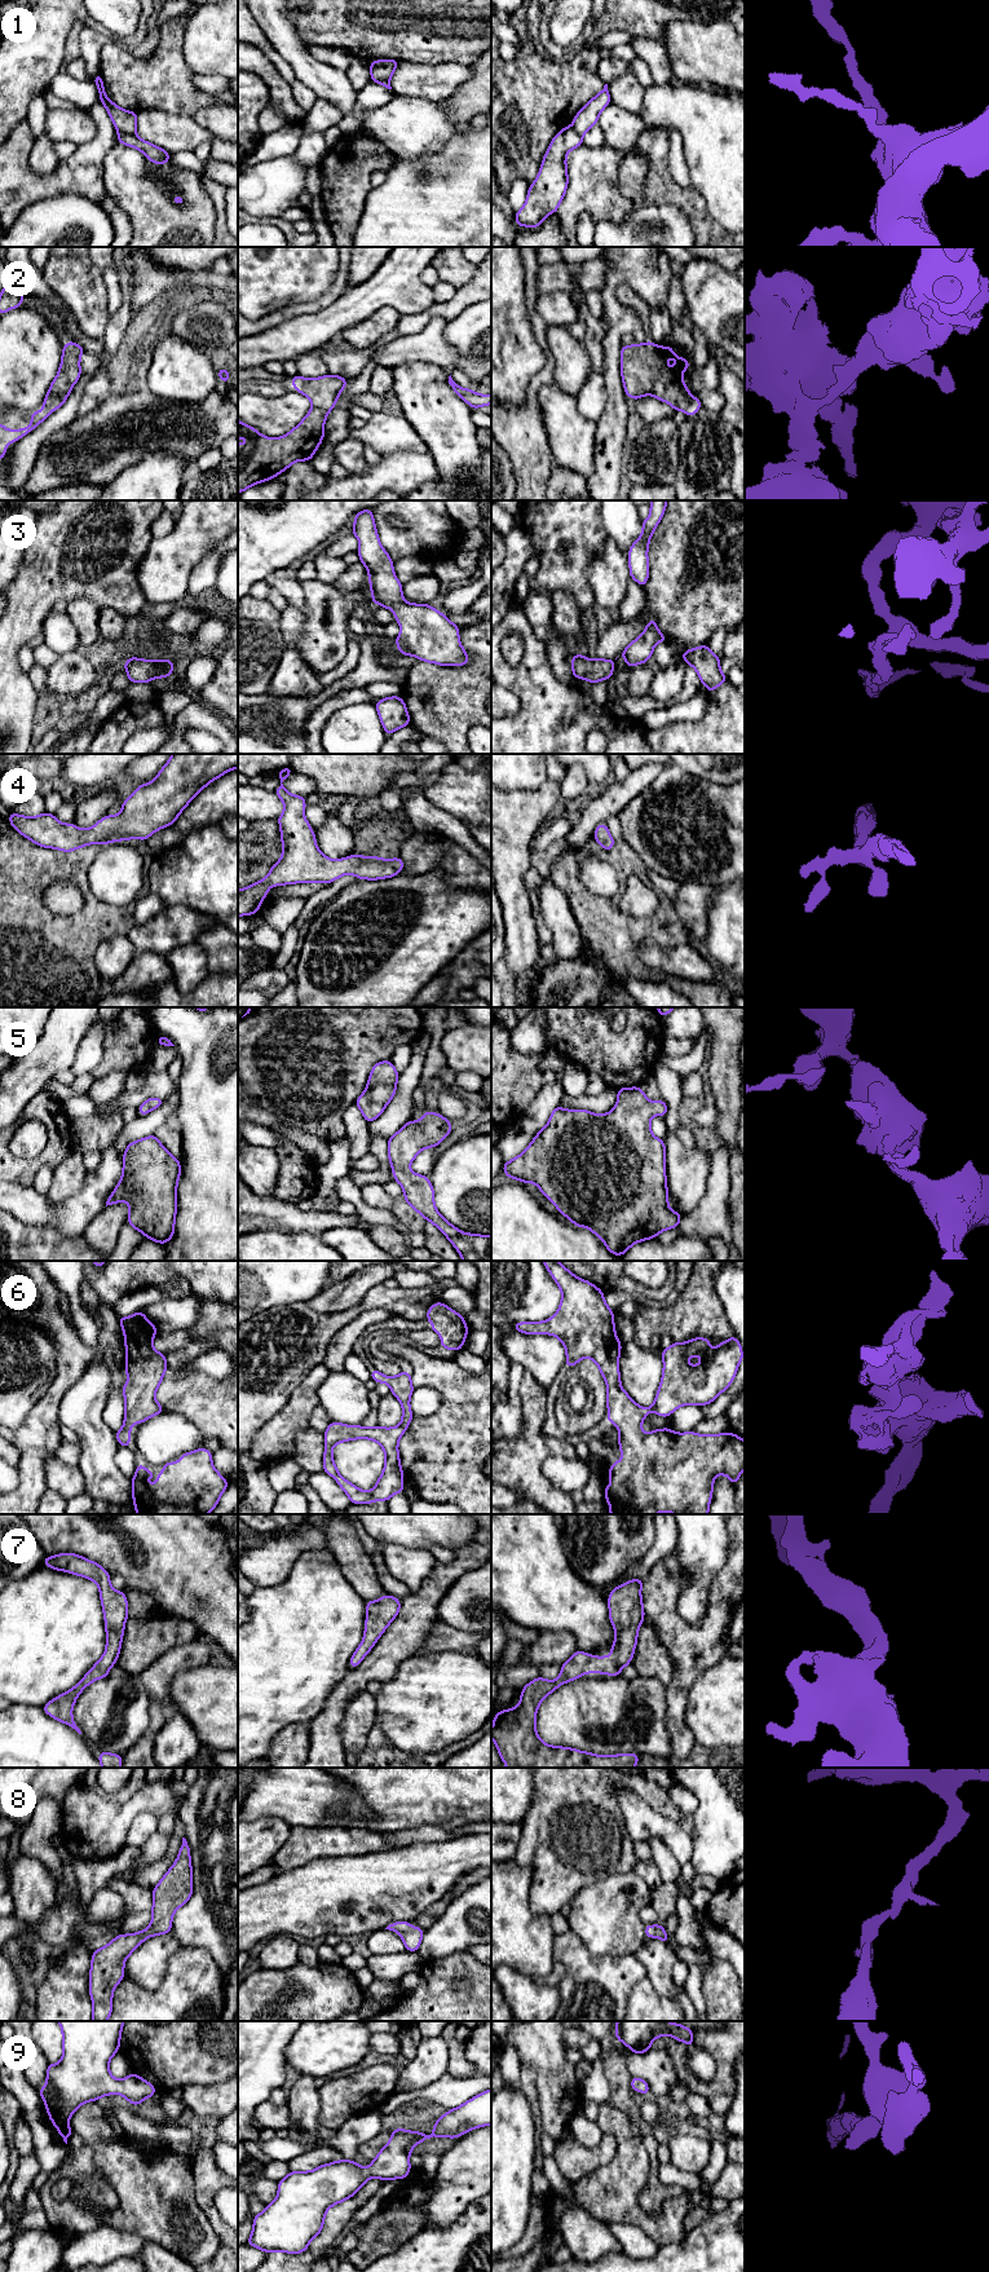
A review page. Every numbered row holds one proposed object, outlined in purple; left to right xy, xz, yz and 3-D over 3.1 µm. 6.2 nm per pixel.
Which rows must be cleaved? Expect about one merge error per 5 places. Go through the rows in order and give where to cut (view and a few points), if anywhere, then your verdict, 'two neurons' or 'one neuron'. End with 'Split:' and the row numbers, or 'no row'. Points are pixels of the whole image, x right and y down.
1: cut xy (119, 131), (135, 133); two neurons
2: cut none; one neuron
3: cut none; one neuron
4: cut none; one neuron
5: cut none; one neuron
6: cut none; one neuron
7: cut none; one neuron
8: cut none; one neuron
9: cut none; one neuron
Split: 1

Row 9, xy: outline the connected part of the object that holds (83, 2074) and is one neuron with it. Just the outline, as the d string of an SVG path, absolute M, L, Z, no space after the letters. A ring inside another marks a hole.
M125 2021L57 2022L62 2029L62 2059L48 2064L47 2083L37 2092L67 2144L70 2117L84 2103L116 2092L137 2106L158 2088L134 2073L120 2081L110 2074L110 2059L119 2051Z

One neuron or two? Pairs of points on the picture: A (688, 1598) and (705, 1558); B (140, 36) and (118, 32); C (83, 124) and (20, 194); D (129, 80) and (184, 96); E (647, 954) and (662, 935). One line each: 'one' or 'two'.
A: one
B: two
C: two
D: one
E: two

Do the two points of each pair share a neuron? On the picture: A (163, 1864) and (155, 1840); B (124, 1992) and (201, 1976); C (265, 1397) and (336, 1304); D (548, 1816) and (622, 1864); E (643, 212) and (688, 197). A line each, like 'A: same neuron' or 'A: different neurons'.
A: different neurons
B: same neuron
C: different neurons
D: same neuron
E: different neurons

